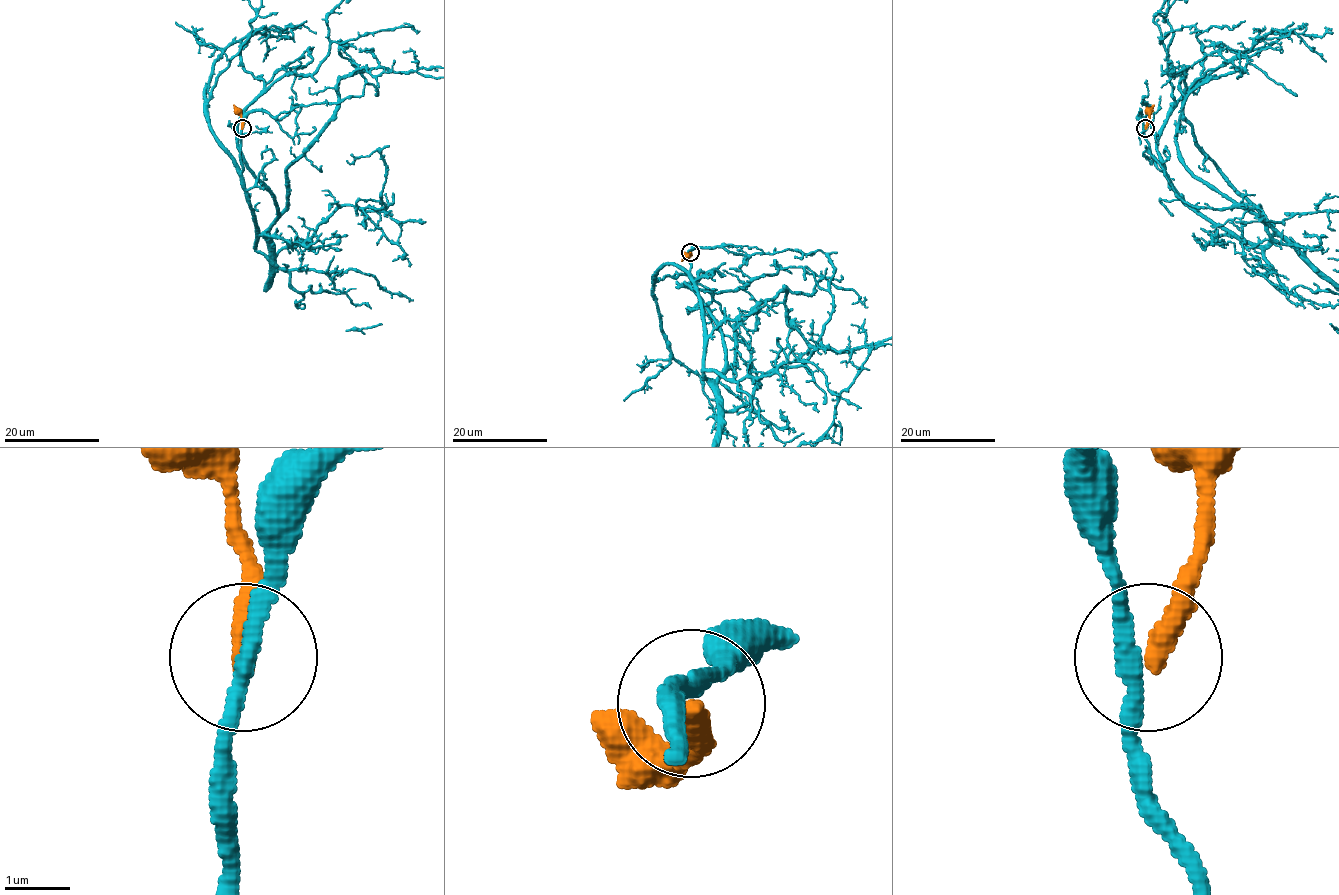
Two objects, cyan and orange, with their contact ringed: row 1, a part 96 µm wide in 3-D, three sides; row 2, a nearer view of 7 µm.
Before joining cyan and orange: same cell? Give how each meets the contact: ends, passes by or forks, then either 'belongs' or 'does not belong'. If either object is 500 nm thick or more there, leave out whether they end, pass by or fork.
cyan passes by; orange ends; does not belong

